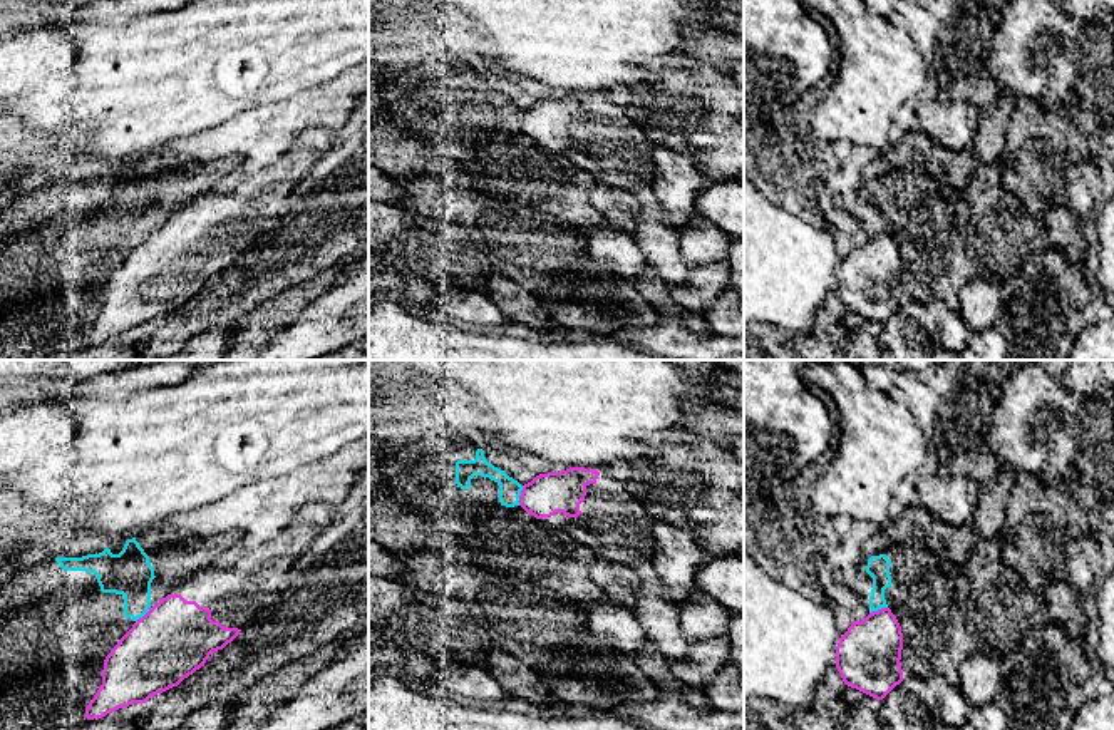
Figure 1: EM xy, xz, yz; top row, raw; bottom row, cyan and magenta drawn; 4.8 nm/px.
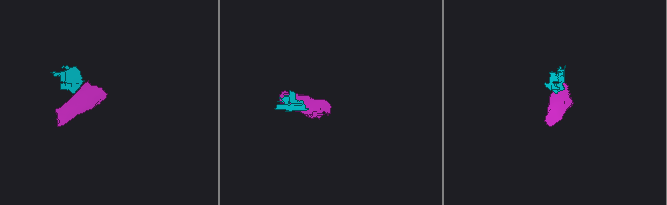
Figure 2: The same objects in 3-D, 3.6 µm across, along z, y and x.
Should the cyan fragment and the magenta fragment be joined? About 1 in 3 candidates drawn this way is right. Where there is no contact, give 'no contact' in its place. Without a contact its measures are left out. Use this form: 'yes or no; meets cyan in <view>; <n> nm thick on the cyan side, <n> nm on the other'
no; meets cyan in xz; 110 nm thick on the cyan side, 200 nm on the other

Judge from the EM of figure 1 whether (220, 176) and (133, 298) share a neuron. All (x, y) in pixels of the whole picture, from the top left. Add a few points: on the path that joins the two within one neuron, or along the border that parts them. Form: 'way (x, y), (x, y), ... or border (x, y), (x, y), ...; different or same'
border (226, 181), (193, 198); different

